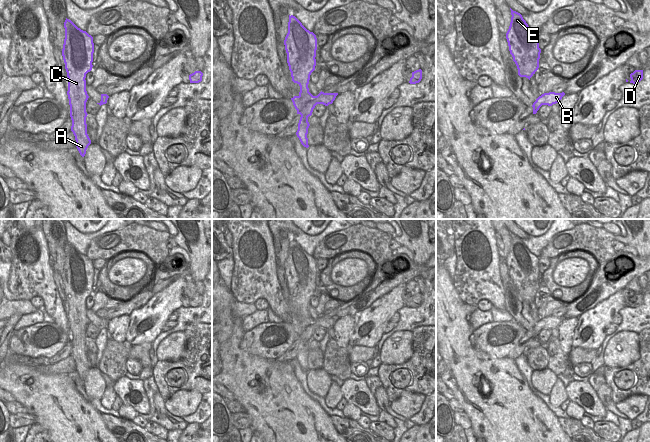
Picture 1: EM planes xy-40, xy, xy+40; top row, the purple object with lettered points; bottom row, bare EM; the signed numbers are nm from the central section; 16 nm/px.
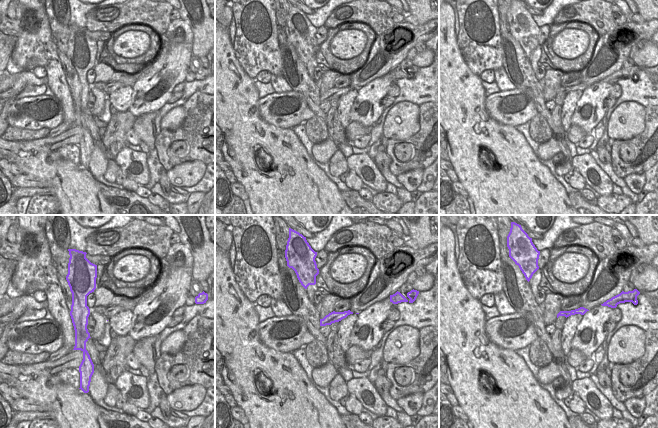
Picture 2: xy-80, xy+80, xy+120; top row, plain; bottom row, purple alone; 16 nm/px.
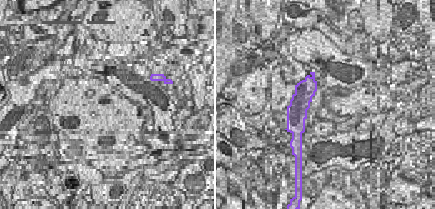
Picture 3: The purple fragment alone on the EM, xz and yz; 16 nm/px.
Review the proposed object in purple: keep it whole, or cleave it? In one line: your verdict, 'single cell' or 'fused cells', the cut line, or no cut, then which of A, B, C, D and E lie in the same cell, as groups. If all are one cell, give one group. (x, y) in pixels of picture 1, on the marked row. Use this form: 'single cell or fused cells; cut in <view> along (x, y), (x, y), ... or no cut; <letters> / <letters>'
fused cells; cut in xy along (315, 96), (297, 113); A C E / B D

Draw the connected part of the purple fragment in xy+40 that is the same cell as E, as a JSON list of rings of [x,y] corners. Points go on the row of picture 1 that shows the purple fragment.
[[[510,10],[512,17],[506,33],[509,51],[517,66],[518,75],[530,80],[539,68],[539,33],[528,26],[520,13]]]

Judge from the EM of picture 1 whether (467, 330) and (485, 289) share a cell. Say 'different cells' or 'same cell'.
different cells

